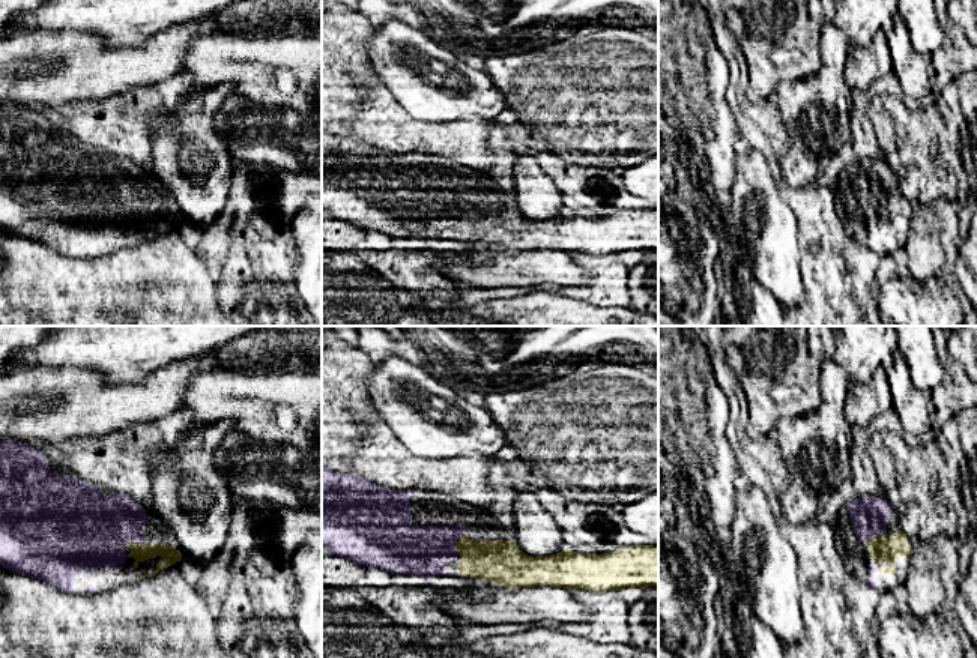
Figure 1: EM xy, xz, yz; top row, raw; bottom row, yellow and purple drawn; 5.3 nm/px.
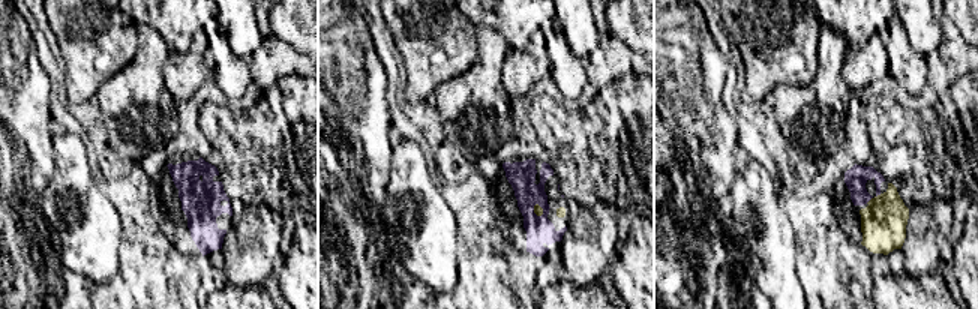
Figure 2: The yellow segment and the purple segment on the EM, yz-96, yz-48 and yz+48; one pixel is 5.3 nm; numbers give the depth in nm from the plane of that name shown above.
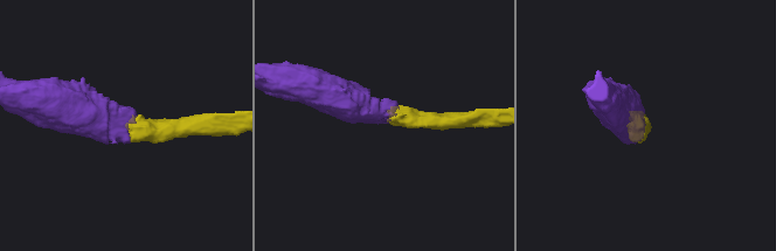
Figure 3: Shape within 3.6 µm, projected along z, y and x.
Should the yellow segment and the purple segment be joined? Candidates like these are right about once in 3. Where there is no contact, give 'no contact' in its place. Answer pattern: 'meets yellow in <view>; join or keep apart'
meets yellow in xz; join

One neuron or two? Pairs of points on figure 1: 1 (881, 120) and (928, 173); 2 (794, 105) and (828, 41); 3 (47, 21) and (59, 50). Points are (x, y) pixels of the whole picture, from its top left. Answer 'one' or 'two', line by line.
1: one
2: one
3: two

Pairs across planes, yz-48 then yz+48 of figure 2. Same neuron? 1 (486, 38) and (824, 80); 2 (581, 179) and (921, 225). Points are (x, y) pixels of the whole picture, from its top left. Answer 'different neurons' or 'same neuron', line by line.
1: same neuron
2: different neurons

